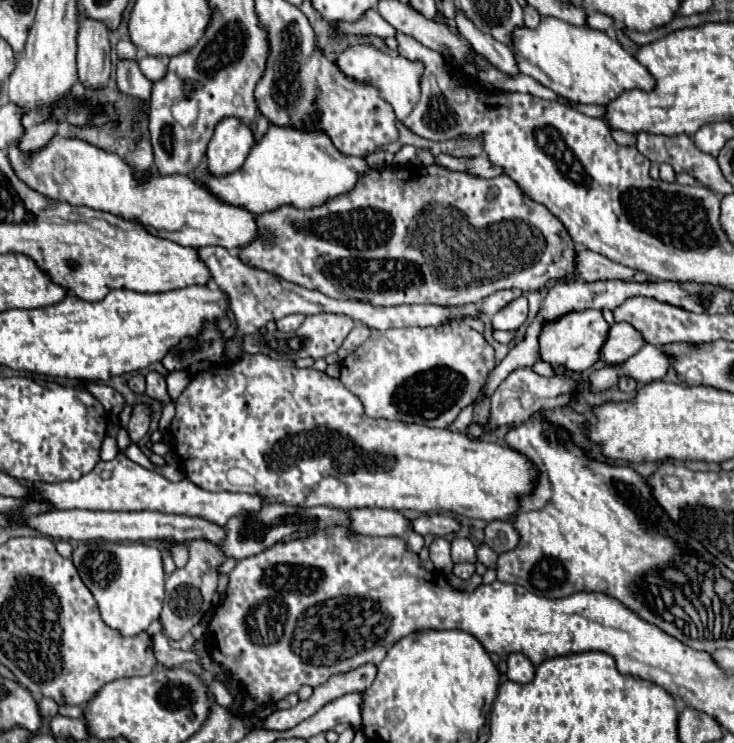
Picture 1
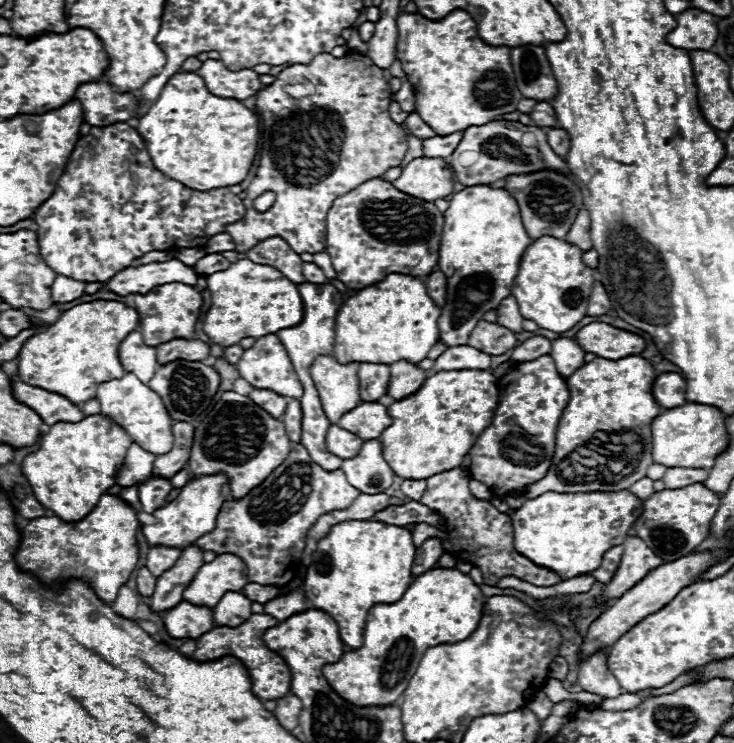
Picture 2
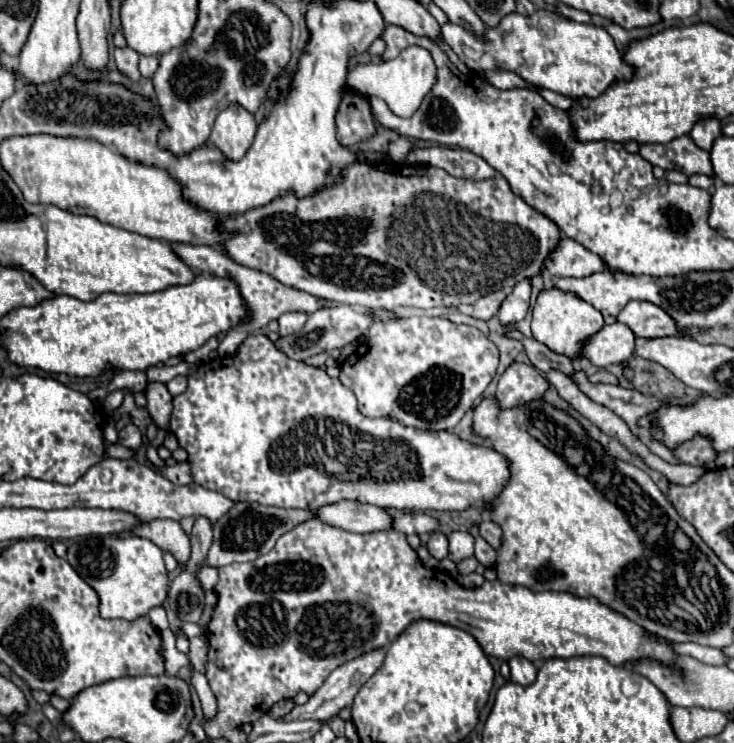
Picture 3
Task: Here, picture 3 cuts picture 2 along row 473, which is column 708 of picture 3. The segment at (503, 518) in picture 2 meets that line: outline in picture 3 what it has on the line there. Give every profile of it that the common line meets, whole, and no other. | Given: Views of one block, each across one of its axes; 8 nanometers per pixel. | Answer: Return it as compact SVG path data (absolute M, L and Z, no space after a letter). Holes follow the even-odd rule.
M696 436L694 440L690 442L684 442L682 446L678 446L674 450L674 454L680 458L680 462L684 464L692 464L692 466L702 466L702 468L716 468L714 466L714 458L716 458L716 452L714 448L710 446L710 442L702 436Z

